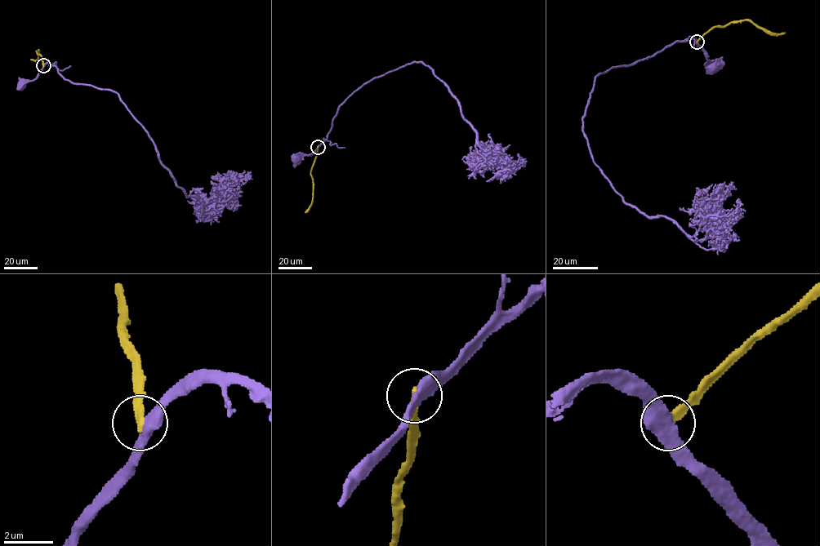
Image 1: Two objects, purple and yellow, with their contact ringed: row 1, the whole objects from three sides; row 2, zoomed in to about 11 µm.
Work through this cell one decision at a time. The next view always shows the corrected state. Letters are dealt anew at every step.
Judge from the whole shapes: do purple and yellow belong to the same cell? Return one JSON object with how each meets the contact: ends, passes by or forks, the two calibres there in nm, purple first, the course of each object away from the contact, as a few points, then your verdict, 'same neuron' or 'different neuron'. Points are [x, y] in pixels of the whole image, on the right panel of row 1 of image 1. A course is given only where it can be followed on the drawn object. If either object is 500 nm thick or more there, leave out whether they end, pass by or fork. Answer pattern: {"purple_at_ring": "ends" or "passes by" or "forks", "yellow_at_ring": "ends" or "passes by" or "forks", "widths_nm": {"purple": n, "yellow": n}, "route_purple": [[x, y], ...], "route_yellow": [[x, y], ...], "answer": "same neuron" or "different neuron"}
{"purple_at_ring": "passes by", "yellow_at_ring": "ends", "widths_nm": {"purple": 480, "yellow": 320}, "route_purple": [[697, 42], [707, 62], [717, 64], [715, 65]], "route_yellow": [[697, 42], [715, 27], [743, 20], [750, 20], [758, 28], [780, 34], [785, 33]], "answer": "different neuron"}

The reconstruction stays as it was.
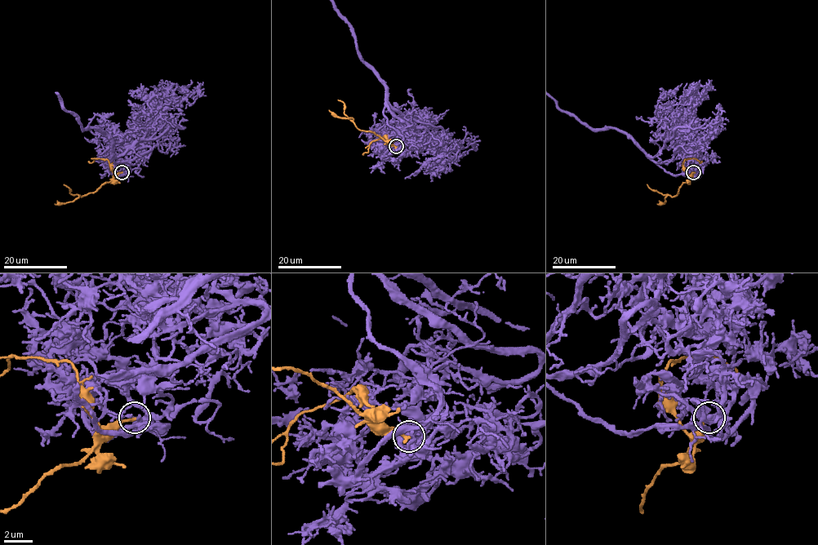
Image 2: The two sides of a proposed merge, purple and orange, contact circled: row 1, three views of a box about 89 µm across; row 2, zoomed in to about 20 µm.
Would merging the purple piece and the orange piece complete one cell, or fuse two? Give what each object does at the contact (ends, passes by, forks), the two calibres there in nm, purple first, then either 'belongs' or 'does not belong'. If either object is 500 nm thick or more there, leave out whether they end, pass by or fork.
purple ends; orange ends; calibres 280 and 220 nm; does not belong

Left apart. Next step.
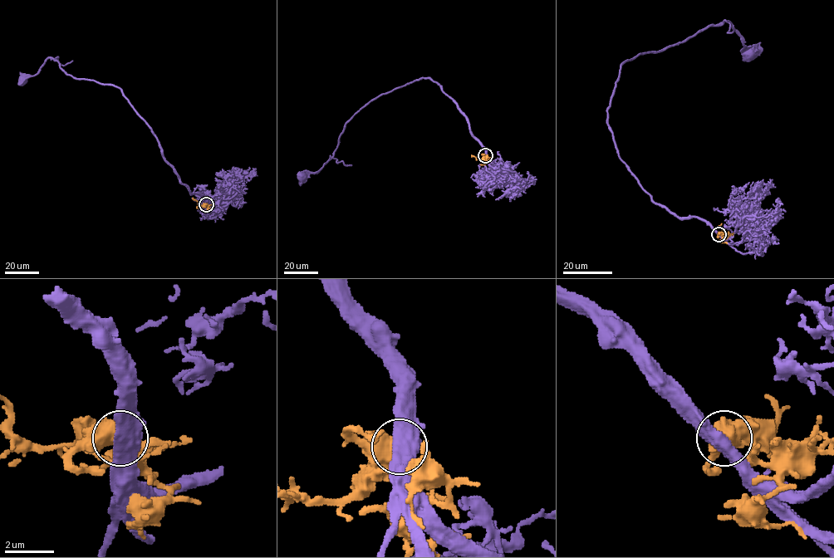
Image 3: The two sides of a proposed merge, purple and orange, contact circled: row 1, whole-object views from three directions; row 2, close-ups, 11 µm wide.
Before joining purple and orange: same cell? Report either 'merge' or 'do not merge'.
do not merge

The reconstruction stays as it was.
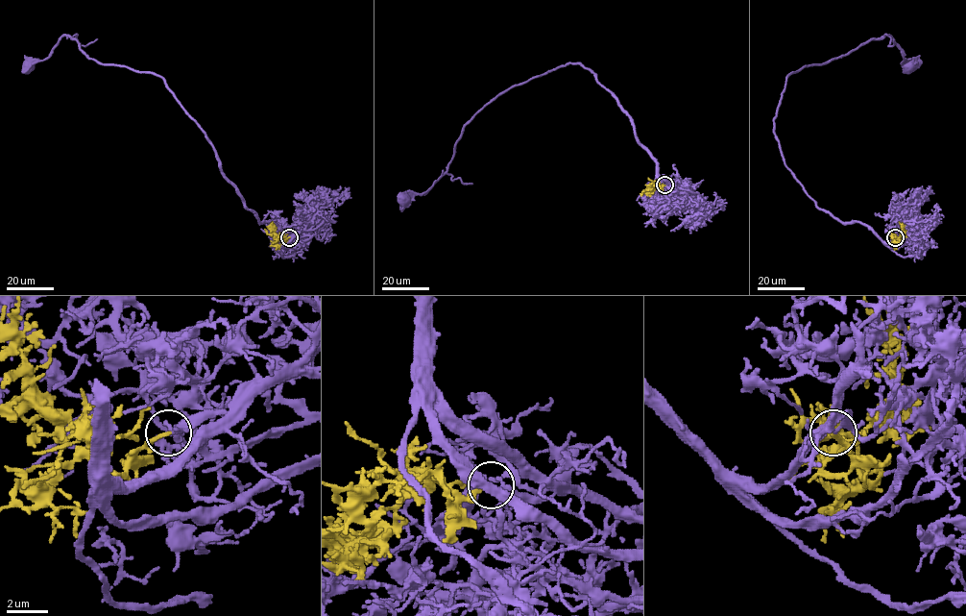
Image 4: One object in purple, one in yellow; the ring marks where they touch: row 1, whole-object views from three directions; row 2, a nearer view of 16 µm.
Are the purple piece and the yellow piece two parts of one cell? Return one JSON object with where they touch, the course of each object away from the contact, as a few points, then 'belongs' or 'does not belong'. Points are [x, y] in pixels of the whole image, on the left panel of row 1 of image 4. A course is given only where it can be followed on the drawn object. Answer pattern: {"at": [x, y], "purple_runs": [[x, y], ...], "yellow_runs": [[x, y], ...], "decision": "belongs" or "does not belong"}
{"at": [289, 237], "purple_runs": [[289, 236], [297, 235], [284, 243], [276, 225], [245, 207], [161, 77], [98, 62], [68, 35], [28, 63]], "yellow_runs": [[289, 236], [268, 234], [265, 229]], "decision": "belongs"}

